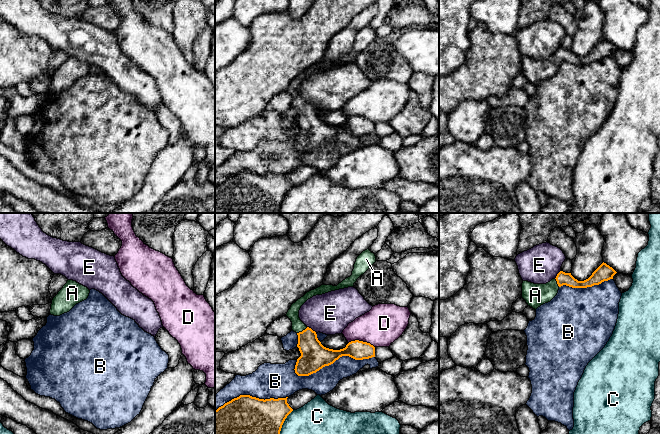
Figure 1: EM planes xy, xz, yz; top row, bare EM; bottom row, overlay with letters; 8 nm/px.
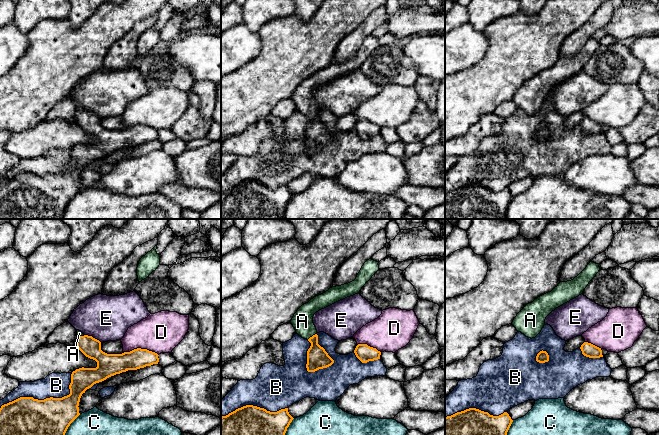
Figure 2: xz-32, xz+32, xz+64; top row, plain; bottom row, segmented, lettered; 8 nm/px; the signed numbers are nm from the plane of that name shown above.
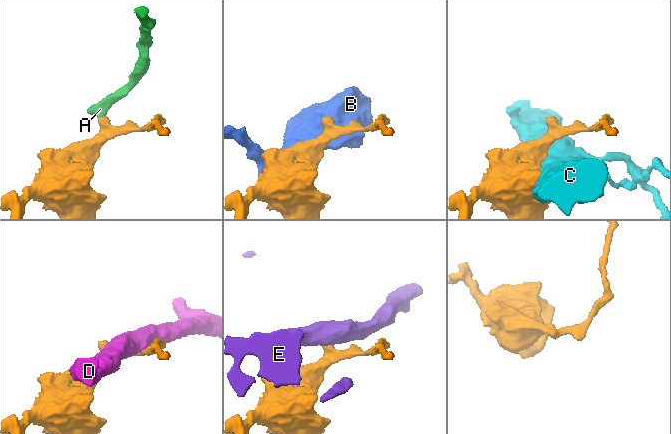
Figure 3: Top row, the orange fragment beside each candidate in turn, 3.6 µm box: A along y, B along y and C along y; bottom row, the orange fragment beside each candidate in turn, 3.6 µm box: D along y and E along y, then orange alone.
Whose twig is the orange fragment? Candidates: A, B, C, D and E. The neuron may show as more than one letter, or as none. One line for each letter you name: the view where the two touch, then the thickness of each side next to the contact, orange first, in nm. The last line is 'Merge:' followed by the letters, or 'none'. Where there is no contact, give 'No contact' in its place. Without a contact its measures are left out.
A: Touches orange in xz. Thickness 220 nm (orange) against 100 nm
Merge: A

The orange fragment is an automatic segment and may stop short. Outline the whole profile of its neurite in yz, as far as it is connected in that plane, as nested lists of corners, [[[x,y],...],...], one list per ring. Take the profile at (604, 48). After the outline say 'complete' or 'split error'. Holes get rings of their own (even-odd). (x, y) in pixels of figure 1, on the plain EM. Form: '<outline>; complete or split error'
[[[602,39],[592,51],[584,56],[578,57],[571,49],[560,47],[555,55],[552,55],[546,60],[534,60],[528,57],[522,59],[522,74],[528,82],[537,85],[541,81],[550,78],[558,69],[561,62],[566,61],[572,64],[587,64],[594,61],[599,61],[604,57],[613,55],[617,48],[607,41]]]; split error

